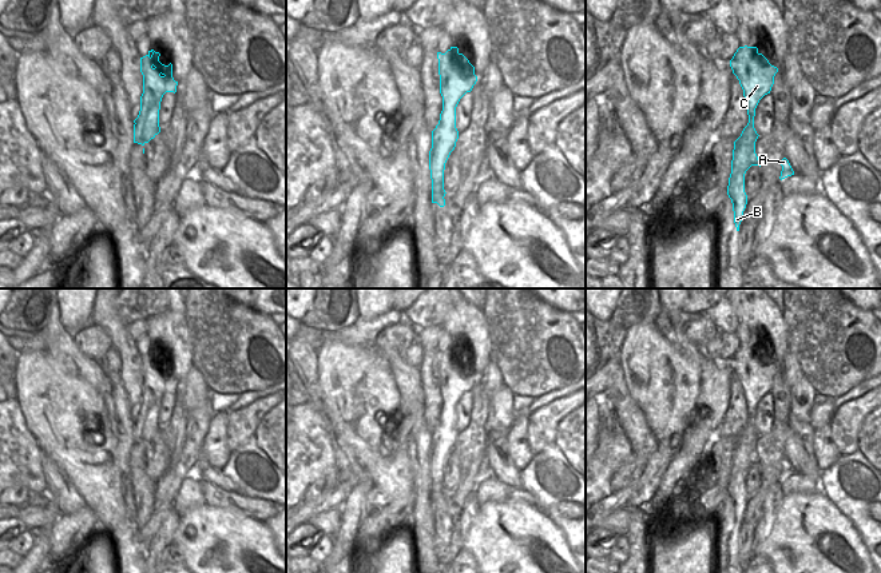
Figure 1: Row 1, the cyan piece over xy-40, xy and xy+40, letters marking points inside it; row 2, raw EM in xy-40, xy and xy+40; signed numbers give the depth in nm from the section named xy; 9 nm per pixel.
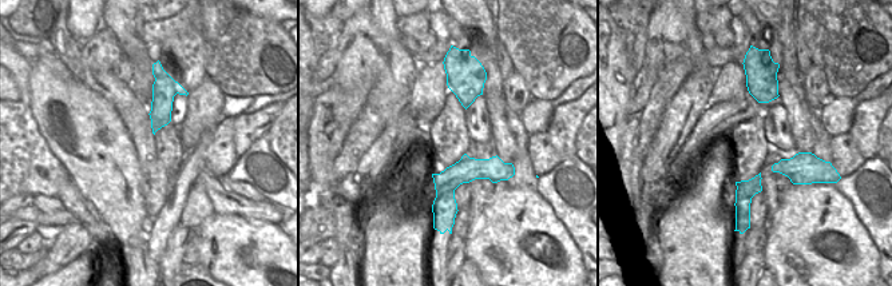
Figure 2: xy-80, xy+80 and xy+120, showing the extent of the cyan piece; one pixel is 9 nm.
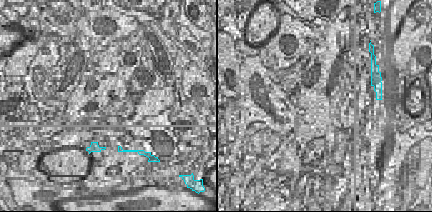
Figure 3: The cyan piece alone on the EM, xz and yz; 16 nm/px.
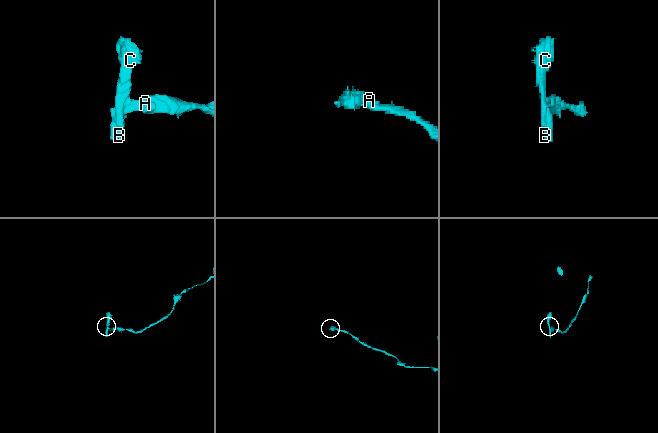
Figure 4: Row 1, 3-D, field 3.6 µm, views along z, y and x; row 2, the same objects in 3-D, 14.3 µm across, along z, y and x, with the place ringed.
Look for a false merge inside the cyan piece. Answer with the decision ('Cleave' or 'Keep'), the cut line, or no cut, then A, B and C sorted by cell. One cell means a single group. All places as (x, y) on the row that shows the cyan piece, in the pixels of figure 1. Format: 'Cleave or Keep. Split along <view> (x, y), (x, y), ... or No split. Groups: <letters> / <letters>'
Cleave. Split along xy+40 (730, 175), (731, 180), (729, 184). Groups: A / B C

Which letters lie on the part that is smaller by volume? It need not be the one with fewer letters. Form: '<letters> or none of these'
B, C

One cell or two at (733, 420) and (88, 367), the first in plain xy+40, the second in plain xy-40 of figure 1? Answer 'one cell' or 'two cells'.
two cells

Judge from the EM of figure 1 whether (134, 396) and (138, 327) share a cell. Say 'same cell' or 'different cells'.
different cells

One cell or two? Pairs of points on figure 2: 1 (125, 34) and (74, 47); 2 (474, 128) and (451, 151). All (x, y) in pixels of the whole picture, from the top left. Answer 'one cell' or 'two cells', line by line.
1: two cells
2: two cells

